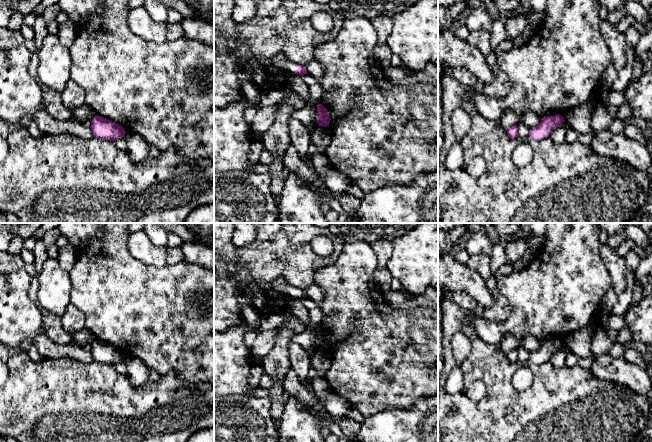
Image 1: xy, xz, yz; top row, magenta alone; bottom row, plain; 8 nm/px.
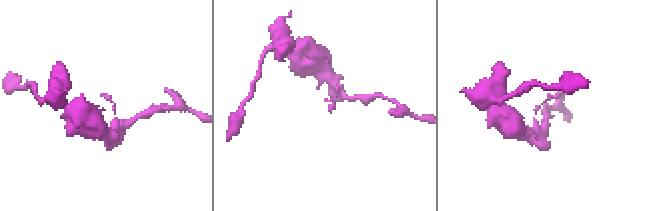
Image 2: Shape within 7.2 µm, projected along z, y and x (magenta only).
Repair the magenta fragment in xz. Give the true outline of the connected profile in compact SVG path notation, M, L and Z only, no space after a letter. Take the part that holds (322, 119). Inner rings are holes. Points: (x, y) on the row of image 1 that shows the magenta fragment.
M317 105L317 118L316 121L319 126L327 127L330 123L330 118L327 109L322 105Z

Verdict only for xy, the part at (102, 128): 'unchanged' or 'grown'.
unchanged

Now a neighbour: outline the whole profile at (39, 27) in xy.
M42 13L35 14L35 22L32 26L34 30L34 43L36 47L36 51L32 53L31 63L29 65L29 74L32 78L37 79L37 70L40 63L39 60L39 51L42 46L43 39L47 36L48 31L46 29L47 24L45 23Z

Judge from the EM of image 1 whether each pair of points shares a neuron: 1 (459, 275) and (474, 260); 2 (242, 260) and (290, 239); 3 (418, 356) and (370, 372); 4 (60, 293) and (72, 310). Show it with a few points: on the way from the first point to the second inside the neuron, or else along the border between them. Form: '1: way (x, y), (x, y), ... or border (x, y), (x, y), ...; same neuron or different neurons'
1: border (465, 264), (473, 268), (485, 280); different neurons
2: way (254, 260), (263, 260), (278, 250); same neuron
3: way (406, 356), (384, 358), (382, 360); same neuron
4: border (70, 302), (61, 317); different neurons

